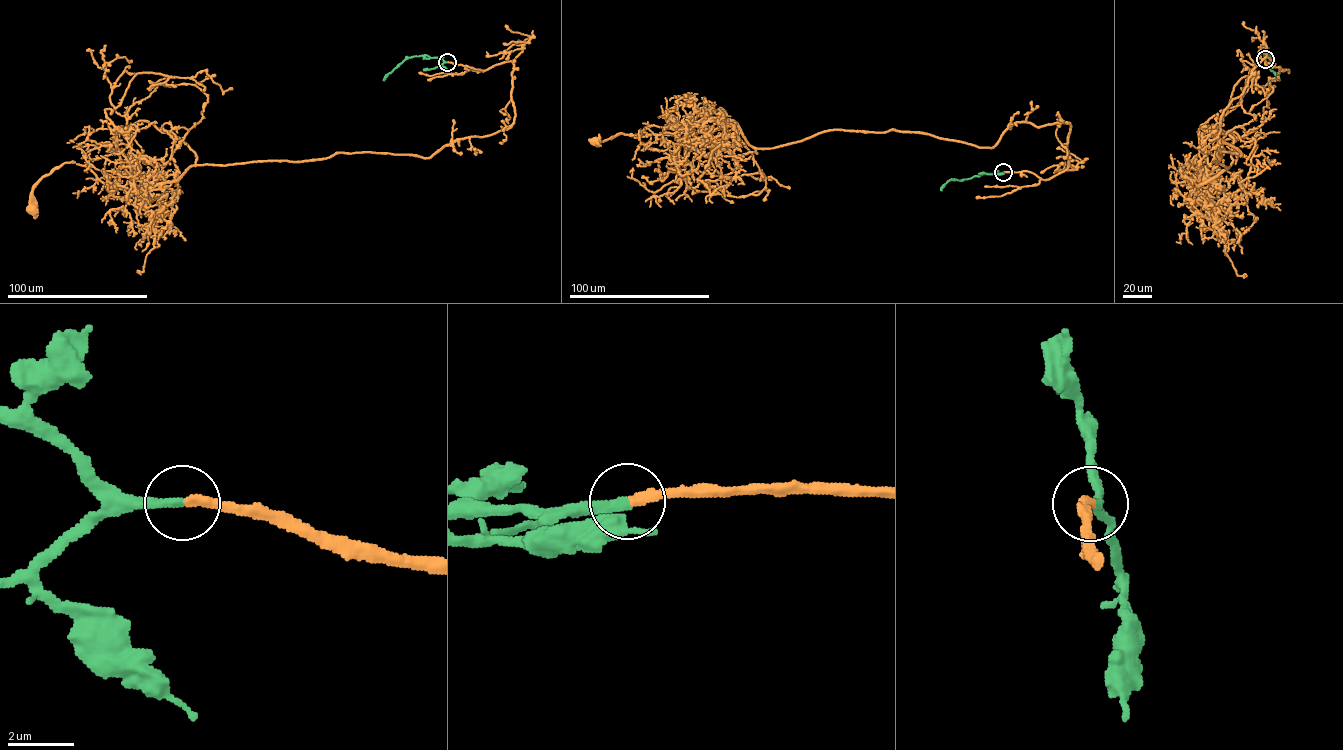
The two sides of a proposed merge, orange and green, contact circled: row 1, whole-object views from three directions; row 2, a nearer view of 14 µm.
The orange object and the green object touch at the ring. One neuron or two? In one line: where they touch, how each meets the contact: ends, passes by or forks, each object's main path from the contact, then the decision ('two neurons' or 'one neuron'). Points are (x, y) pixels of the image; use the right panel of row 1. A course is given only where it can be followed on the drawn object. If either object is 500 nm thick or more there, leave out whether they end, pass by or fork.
(1265, 59) | orange ends | green ends | orange via (1264, 59), (1221, 116), (1241, 155), (1197, 188), (1208, 168), (1212, 216) | green via (1265, 59), (1266, 52), (1269, 53), (1269, 68), (1279, 78) | one neuron

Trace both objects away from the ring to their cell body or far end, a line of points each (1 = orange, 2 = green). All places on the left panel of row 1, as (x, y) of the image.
1: (447, 62), (512, 62), (508, 128), (428, 157), (191, 165), (138, 191), (65, 162), (35, 186), (32, 210)
2: (447, 62), (426, 55), (408, 57), (384, 80)

